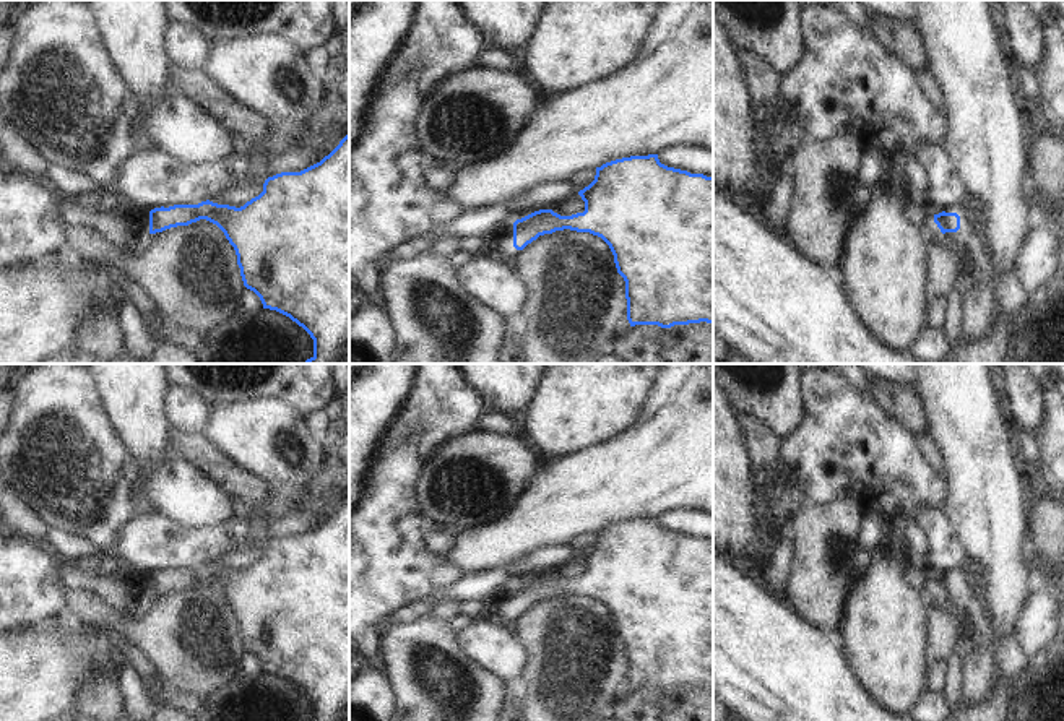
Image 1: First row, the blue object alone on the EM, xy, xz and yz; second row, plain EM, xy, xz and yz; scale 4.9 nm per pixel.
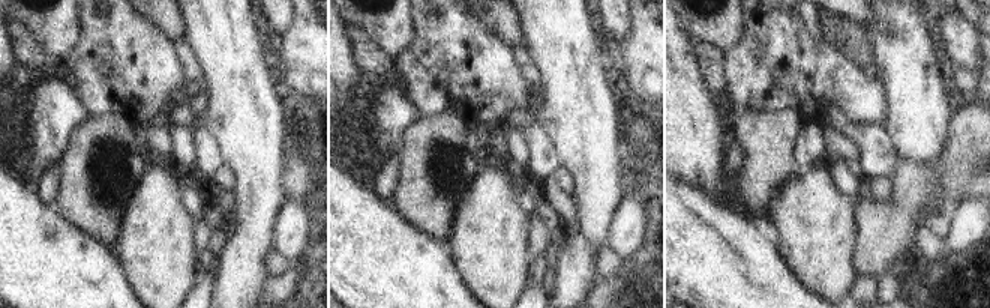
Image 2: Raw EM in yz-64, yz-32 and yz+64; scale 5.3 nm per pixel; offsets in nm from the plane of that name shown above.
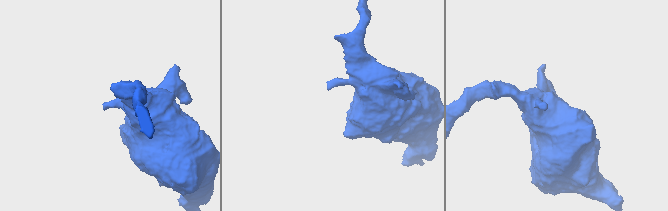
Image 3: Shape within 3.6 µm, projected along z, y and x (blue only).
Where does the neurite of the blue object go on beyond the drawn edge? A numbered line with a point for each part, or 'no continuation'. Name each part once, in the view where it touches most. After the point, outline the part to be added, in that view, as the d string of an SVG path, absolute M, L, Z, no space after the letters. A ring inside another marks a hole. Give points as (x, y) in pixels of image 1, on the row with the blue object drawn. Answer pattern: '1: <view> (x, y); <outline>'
1: yz (1007, 291); M952 205L944 211L957 213L960 216L960 229L957 232L945 232L949 240L957 247L970 250L976 271L989 283L993 296L1004 312L1020 312L1028 304L1030 292L1020 284L1017 273L1002 271L999 265L993 261L962 206Z

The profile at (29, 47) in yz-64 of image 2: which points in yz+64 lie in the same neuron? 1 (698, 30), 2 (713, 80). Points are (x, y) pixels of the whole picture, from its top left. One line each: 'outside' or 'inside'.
1: outside
2: inside

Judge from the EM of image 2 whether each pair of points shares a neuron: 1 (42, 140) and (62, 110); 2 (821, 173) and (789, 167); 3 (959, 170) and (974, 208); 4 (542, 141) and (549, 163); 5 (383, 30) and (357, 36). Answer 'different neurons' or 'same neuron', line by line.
1: same neuron
2: different neurons
3: different neurons
4: same neuron
5: different neurons

